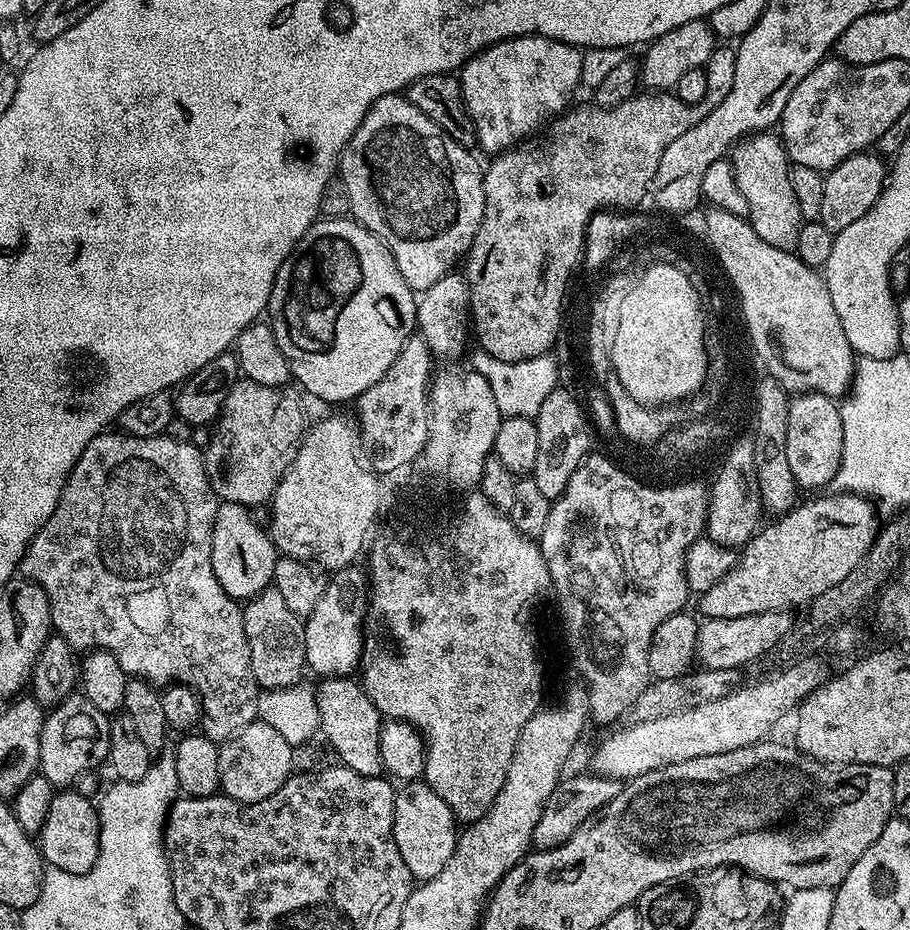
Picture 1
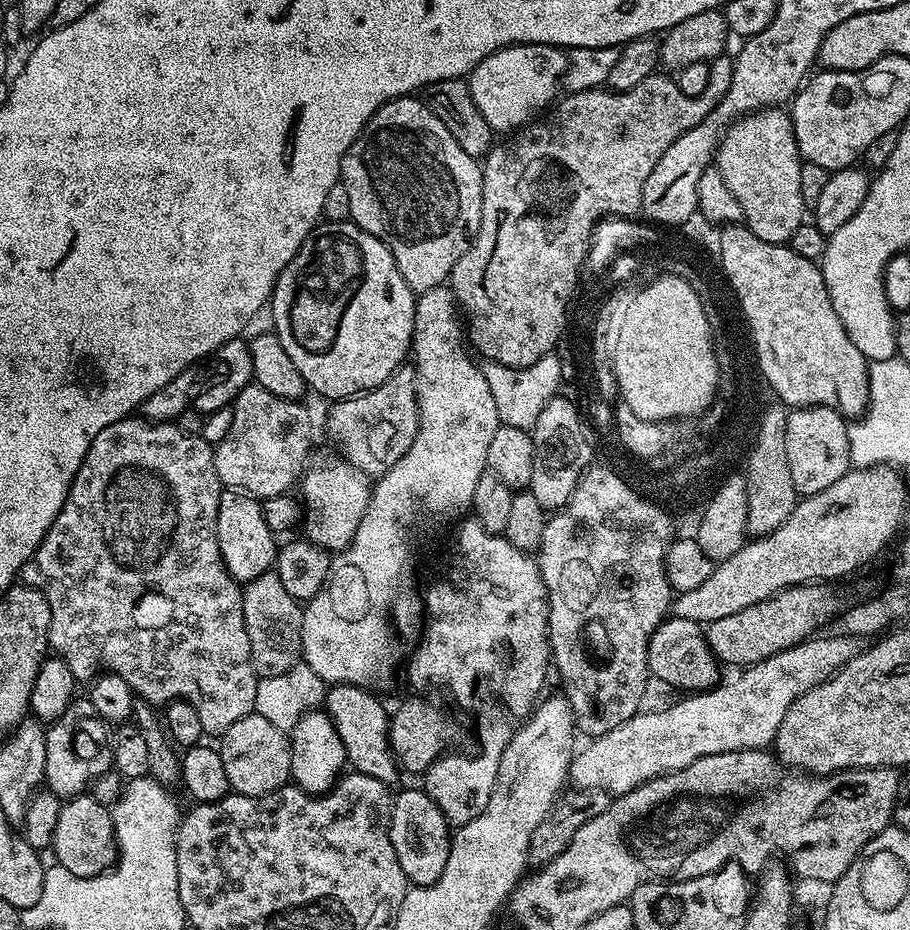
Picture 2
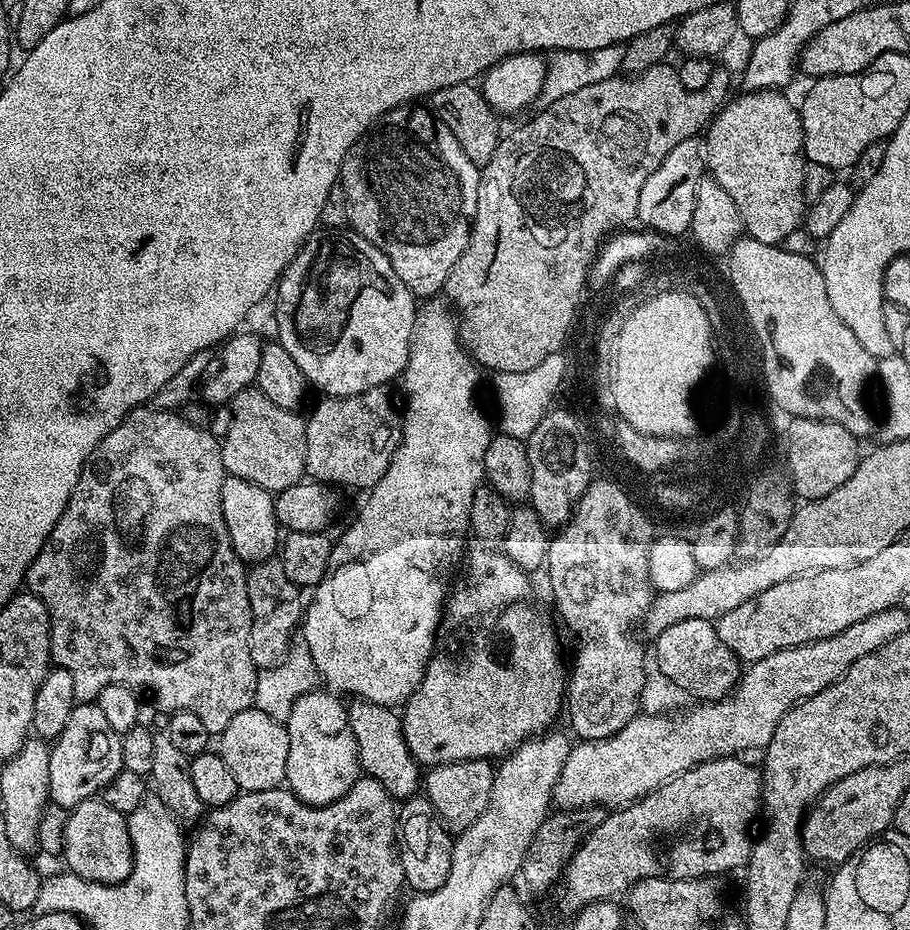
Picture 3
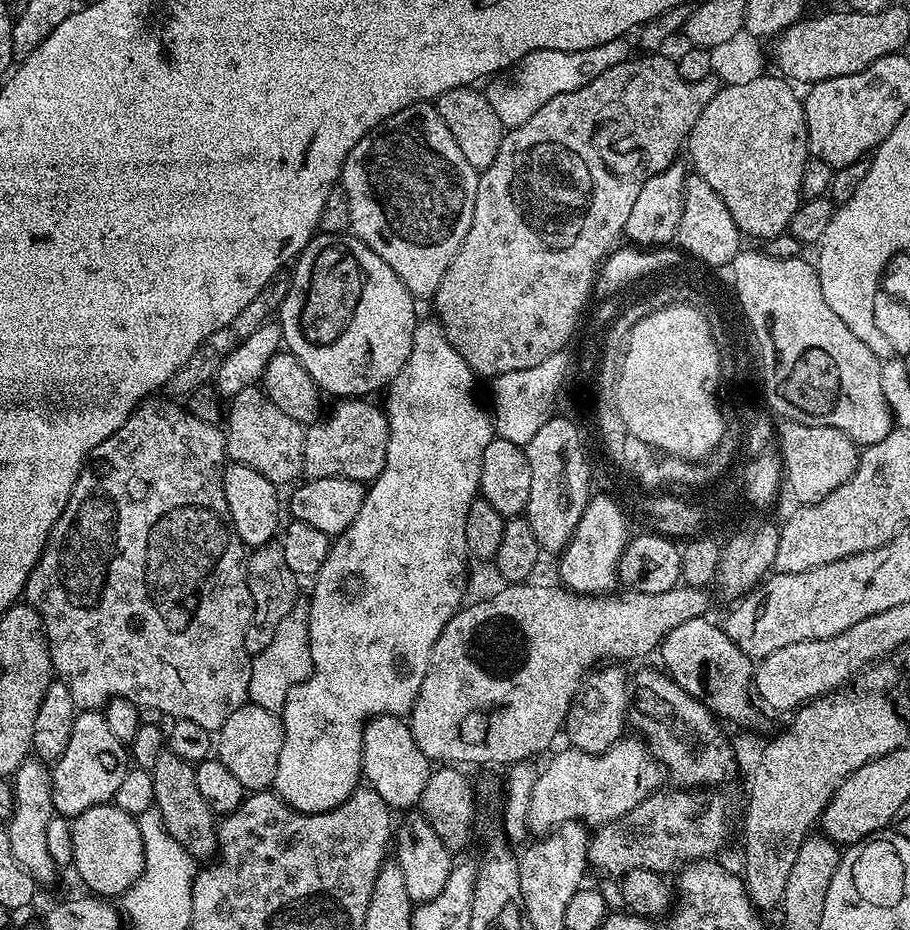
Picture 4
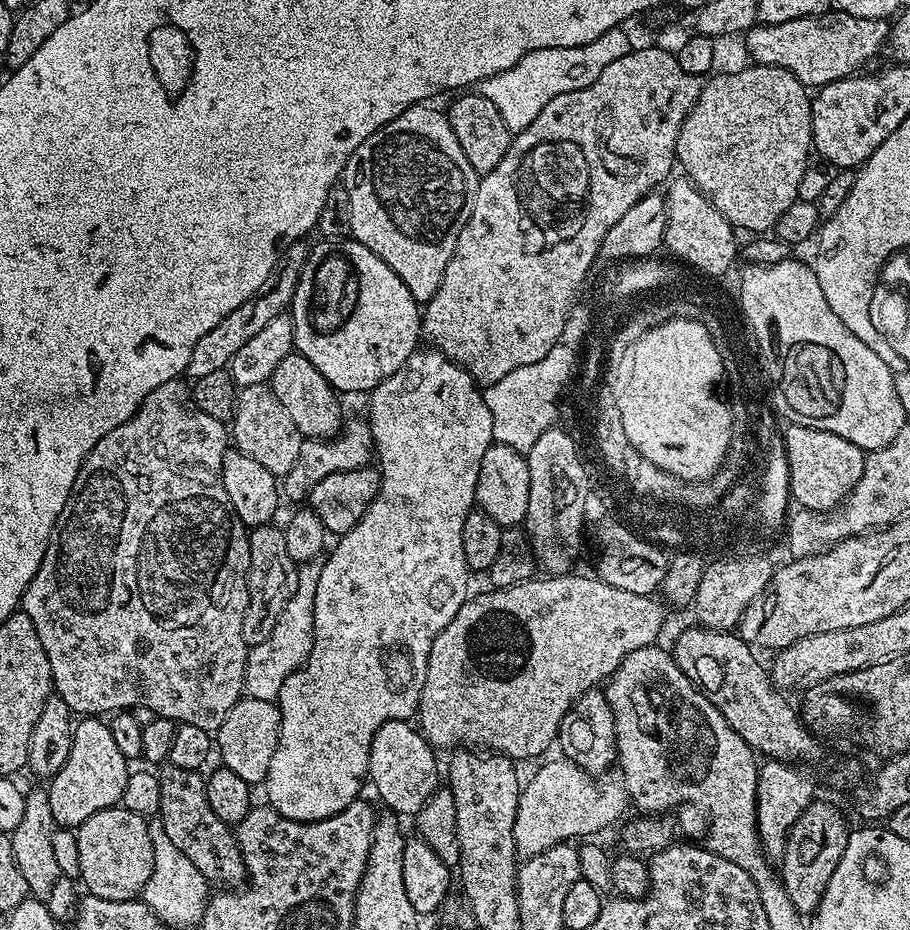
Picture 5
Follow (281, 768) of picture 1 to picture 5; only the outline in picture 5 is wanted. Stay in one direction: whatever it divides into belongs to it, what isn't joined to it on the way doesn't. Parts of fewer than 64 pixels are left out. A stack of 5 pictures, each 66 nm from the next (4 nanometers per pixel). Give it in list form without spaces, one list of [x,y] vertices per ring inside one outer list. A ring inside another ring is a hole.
[[[245,695],[232,707],[230,714],[226,714],[226,722],[222,722],[214,734],[214,748],[217,753],[220,751],[219,763],[223,767],[234,770],[242,782],[260,786],[270,770],[270,758],[274,758],[274,750],[278,750],[279,737],[279,703]]]

